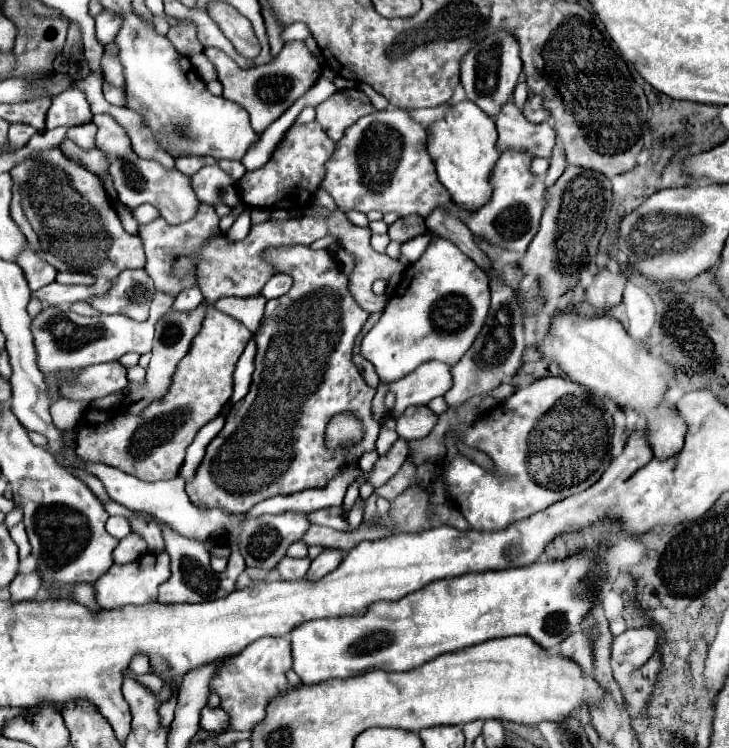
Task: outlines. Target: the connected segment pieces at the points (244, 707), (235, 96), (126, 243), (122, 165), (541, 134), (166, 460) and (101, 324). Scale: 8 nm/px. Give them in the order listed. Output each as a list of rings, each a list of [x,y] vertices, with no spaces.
[[[262,637],[220,667],[218,675],[212,681],[212,689],[222,699],[220,707],[230,715],[230,727],[226,727],[227,731],[248,731],[260,719],[264,719],[264,709],[268,701],[288,689],[288,669],[292,669],[292,655],[290,639],[286,637]]]
[[[302,41],[286,43],[272,63],[260,65],[260,67],[254,67],[254,69],[240,69],[230,57],[226,57],[222,51],[212,49],[212,47],[206,47],[204,55],[216,67],[218,79],[224,87],[224,93],[222,93],[224,99],[234,101],[248,111],[250,123],[252,123],[254,131],[258,131],[258,135],[270,123],[274,123],[296,99],[300,99],[316,83],[316,79],[322,73],[320,63],[314,59],[314,55],[308,53],[308,49]]]
[[[58,147],[18,163],[10,175],[20,189],[22,211],[40,237],[44,259],[58,271],[80,271],[94,277],[104,275],[114,281],[124,269],[144,267],[142,239],[122,229],[100,177],[64,157]]]
[[[94,115],[92,117],[98,127],[98,135],[96,135],[96,145],[98,149],[106,151],[108,155],[108,161],[110,161],[110,175],[114,179],[114,187],[118,191],[118,199],[134,209],[142,203],[150,203],[154,205],[158,211],[160,211],[160,217],[170,223],[170,225],[178,225],[178,223],[184,223],[184,221],[190,221],[200,203],[198,203],[198,197],[194,195],[192,187],[190,187],[190,177],[188,175],[182,175],[180,171],[166,171],[160,163],[156,161],[150,161],[150,159],[140,159],[132,147],[130,147],[130,139],[126,135],[126,131],[114,121],[112,115]]]
[[[508,101],[500,107],[498,115],[494,115],[494,123],[498,129],[498,149],[518,149],[528,151],[534,157],[550,157],[552,147],[556,143],[556,131],[544,123],[530,123],[524,119],[520,109]]]
[[[208,307],[208,315],[202,323],[200,333],[194,337],[190,351],[186,357],[178,363],[176,375],[172,377],[172,383],[168,387],[168,393],[164,399],[158,399],[154,405],[148,405],[140,415],[132,413],[118,413],[110,419],[110,413],[90,409],[82,415],[82,419],[76,425],[76,453],[78,457],[92,461],[92,463],[106,463],[110,467],[116,467],[128,475],[138,477],[140,481],[162,481],[162,479],[174,479],[184,463],[186,447],[194,441],[200,427],[204,427],[208,421],[212,421],[224,407],[224,403],[232,395],[232,373],[238,357],[242,355],[248,339],[252,333],[238,323],[234,317],[216,311],[214,307]]]
[[[156,291],[151,303],[151,315],[148,321],[138,323],[130,321],[124,315],[98,315],[98,317],[84,317],[72,311],[62,311],[58,307],[46,307],[32,319],[32,335],[36,345],[36,365],[42,371],[50,401],[60,401],[64,395],[60,393],[62,383],[70,383],[84,367],[118,361],[126,353],[144,355],[152,349],[154,339],[154,323],[170,309],[174,298]]]

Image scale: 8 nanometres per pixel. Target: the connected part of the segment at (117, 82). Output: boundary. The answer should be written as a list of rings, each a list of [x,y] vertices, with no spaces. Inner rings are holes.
[[[104,53],[102,57],[102,69],[104,69],[104,77],[110,85],[114,87],[122,87],[124,85],[124,75],[122,75],[122,65],[118,61],[118,57]]]

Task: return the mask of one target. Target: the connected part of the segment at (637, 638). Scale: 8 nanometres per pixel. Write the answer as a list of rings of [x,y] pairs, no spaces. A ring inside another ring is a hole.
[[[652,627],[624,631],[612,643],[612,657],[618,661],[628,661],[634,667],[642,667],[654,655],[658,637],[658,631],[654,631]]]

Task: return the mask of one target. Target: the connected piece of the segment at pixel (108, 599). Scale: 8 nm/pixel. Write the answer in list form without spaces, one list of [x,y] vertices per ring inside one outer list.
[[[146,553],[134,563],[112,565],[96,583],[96,601],[102,609],[116,609],[124,605],[150,605],[158,601],[158,587],[170,579],[170,557],[166,553]]]

